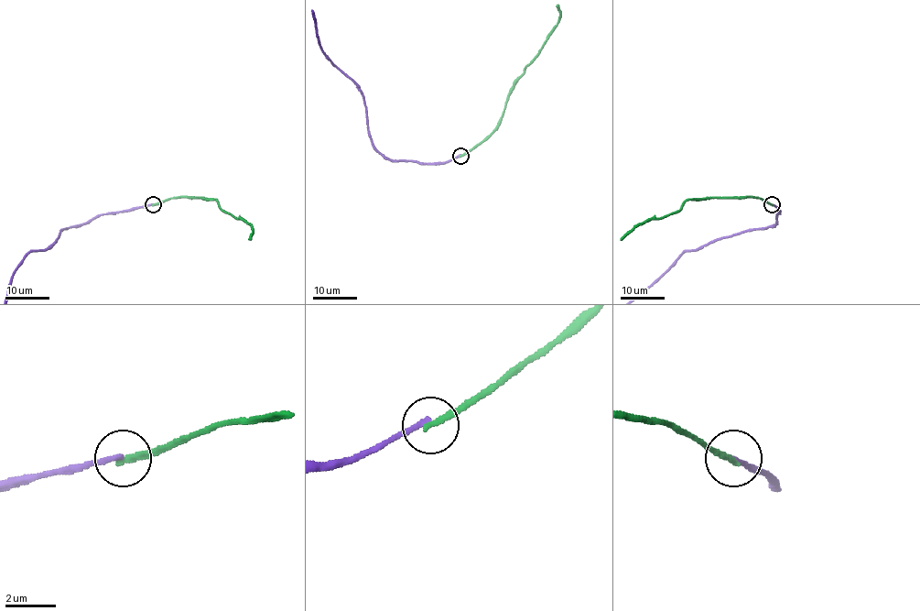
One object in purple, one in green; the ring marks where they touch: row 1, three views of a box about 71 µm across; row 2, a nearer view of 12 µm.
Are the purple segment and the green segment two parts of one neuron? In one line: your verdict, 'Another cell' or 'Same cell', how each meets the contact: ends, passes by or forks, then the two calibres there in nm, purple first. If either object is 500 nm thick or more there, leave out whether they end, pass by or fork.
Another cell. At the ring purple ends. At the ring green ends. Thickness 200 nm (purple) against 240 nm

